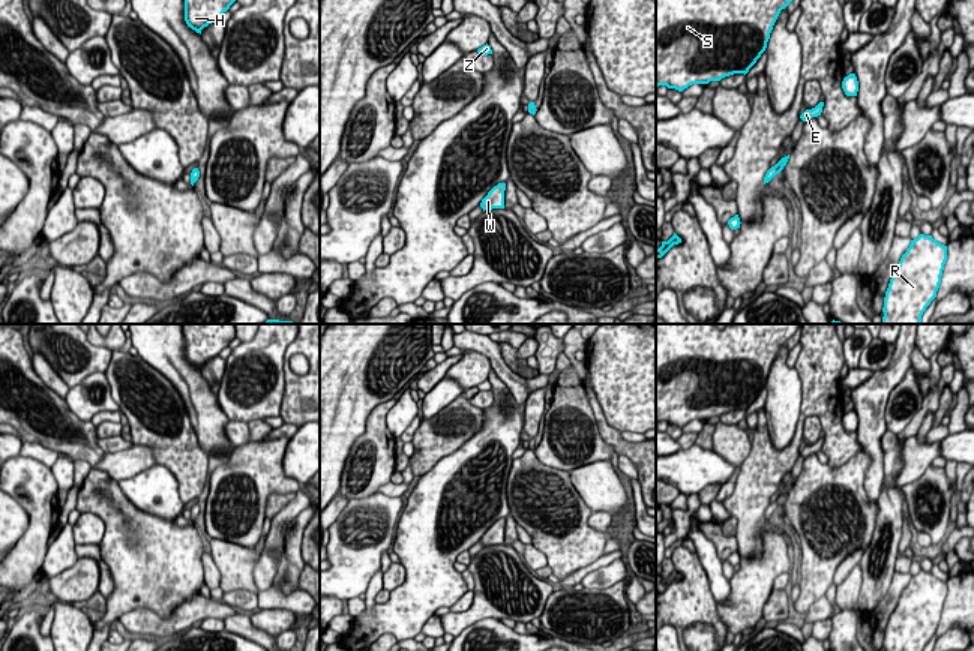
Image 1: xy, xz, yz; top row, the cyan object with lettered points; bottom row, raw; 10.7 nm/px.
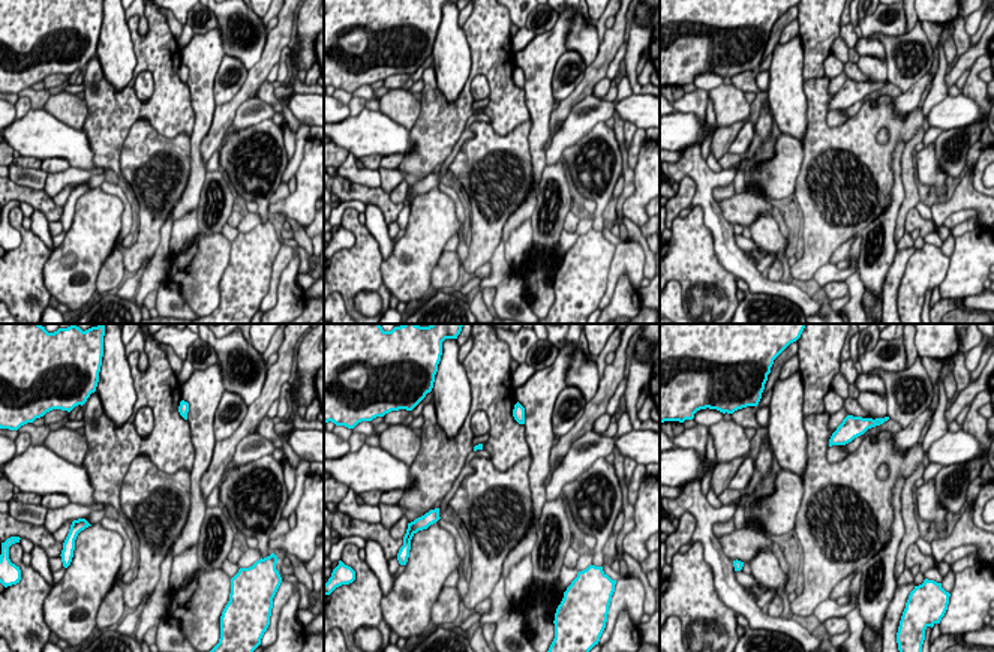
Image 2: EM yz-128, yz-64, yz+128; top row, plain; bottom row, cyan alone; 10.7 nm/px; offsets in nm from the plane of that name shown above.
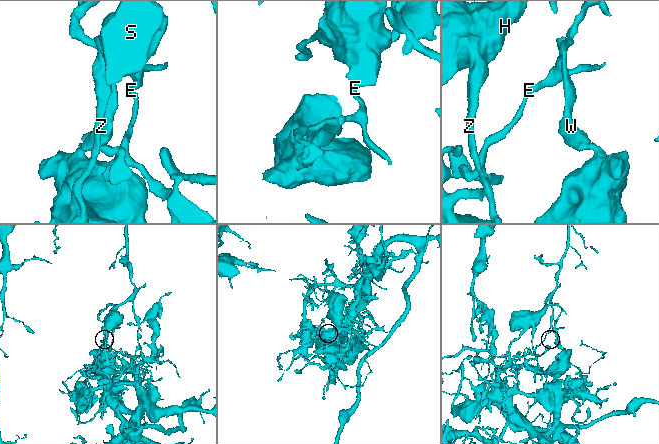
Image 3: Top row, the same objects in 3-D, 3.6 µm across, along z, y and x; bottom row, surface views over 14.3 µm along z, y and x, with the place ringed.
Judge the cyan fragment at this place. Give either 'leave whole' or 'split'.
split

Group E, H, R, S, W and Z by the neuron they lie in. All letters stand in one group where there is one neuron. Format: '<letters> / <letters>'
E H S Z / R W

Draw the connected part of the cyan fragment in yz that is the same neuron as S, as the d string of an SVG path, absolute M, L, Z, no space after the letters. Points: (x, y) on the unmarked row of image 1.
M656 324L656 423L666 422L683 428L692 420L720 417L734 410L747 410L767 384L770 369L780 350L798 330L800 324L726 324L717 328L714 324Z

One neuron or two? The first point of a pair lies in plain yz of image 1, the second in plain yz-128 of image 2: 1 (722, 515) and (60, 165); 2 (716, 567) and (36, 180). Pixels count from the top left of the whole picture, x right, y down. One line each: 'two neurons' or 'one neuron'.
1: two neurons
2: one neuron

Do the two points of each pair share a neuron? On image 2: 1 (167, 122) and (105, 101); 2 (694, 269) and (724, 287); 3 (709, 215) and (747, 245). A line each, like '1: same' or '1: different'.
1: same
2: same
3: different

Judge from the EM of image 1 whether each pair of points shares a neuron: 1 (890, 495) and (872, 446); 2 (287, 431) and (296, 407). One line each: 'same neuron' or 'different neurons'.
1: different neurons
2: different neurons

